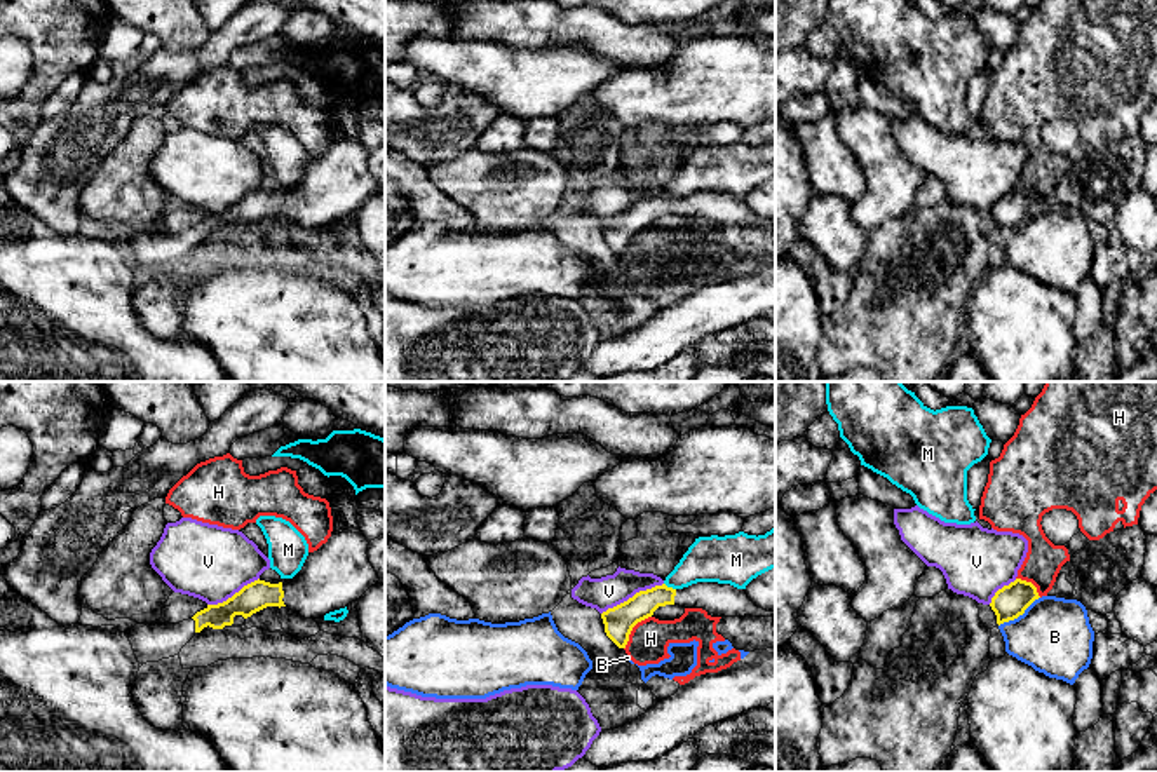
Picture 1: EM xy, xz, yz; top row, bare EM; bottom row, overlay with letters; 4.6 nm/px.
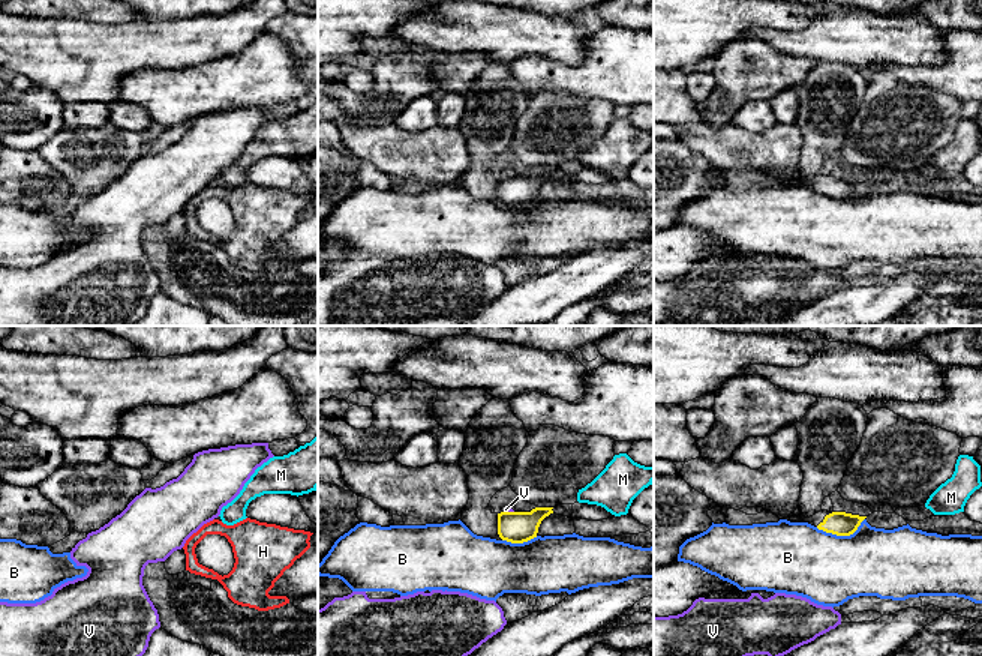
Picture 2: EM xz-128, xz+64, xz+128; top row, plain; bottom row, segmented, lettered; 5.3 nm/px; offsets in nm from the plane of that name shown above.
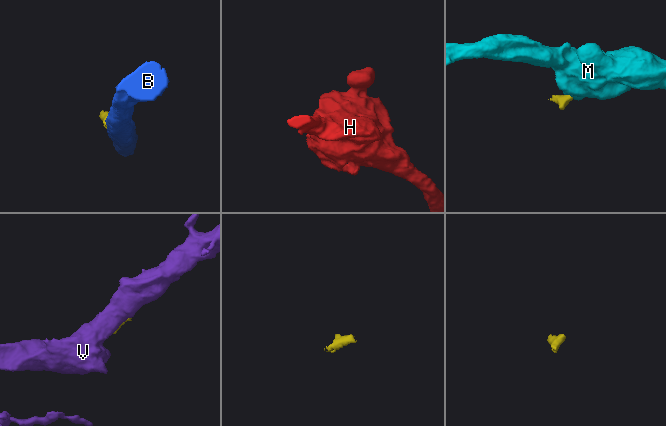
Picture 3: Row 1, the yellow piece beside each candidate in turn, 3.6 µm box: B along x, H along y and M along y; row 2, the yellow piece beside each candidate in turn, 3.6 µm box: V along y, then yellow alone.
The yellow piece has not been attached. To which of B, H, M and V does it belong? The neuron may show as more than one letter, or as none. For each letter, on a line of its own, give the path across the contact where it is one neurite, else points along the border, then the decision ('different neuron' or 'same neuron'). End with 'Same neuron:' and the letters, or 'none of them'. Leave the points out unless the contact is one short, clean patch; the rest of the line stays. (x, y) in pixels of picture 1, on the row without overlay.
B: along yz (1039, 206), (1021, 223), (999, 236) | different neuron
H: along xz (650, 225), (633, 237), (624, 258) | different neuron
M: along xz (664, 192), (675, 199) | different neuron
V: along xz (663, 192), (636, 201), (602, 223) | different neuron
Same neuron: none of them

